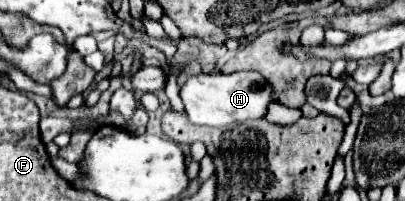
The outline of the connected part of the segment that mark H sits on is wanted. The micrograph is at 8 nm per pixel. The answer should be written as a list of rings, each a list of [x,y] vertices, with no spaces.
[[[258,72],[236,74],[196,74],[190,76],[180,88],[184,110],[192,124],[224,128],[234,122],[258,120],[266,114],[270,100],[270,84]]]

